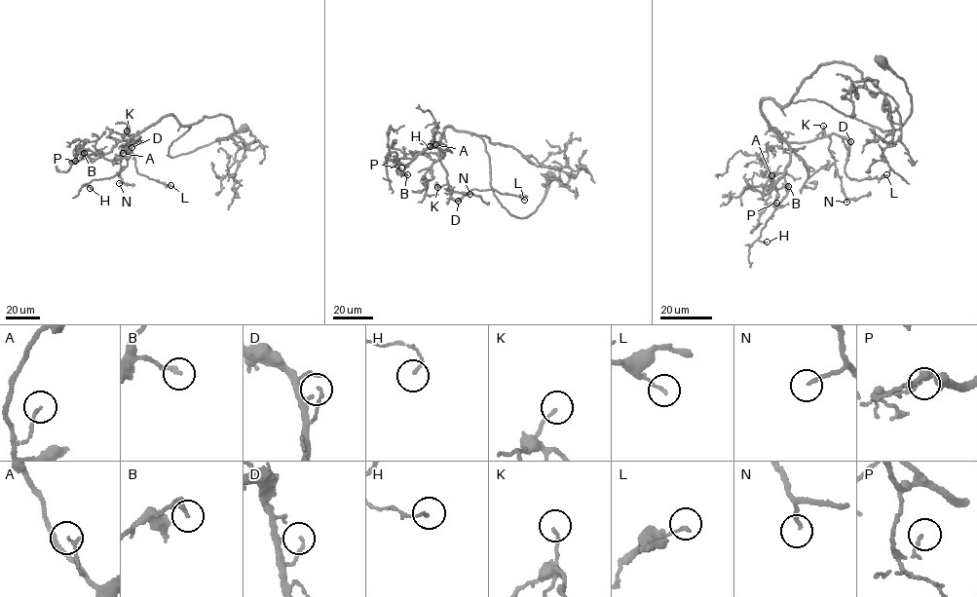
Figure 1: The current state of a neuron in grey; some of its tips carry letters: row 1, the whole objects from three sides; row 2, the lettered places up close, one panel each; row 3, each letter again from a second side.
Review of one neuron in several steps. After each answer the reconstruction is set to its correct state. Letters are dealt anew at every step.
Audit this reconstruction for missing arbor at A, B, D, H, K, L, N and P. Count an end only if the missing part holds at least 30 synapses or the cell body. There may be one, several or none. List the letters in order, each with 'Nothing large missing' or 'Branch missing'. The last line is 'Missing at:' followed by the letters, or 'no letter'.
A: Nothing large missing
B: Nothing large missing
D: Nothing large missing
H: Nothing large missing
K: Nothing large missing
L: Nothing large missing
N: Nothing large missing
P: Nothing large missing
Missing at: no letter

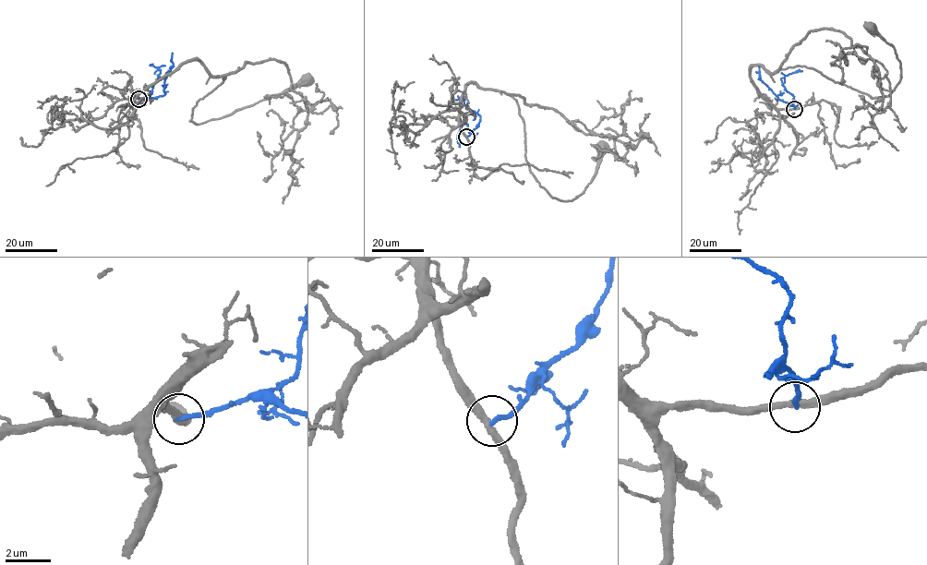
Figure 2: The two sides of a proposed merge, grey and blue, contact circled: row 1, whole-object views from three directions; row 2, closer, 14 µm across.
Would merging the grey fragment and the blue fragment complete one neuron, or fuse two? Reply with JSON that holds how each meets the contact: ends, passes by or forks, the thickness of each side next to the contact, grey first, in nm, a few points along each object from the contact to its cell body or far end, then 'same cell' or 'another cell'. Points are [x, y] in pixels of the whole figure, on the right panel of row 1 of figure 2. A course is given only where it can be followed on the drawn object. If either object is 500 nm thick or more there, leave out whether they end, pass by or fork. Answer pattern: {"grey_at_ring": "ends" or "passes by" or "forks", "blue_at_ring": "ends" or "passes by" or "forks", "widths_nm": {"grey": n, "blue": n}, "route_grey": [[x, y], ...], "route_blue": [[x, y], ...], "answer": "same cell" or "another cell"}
{"grey_at_ring": "passes by", "blue_at_ring": "ends", "widths_nm": {"grey": 300, "blue": 200}, "route_grey": [[794, 109], [763, 99], [751, 67], [804, 66], [872, 98], [888, 95], [901, 66], [872, 29]], "route_blue": [[794, 109], [793, 105], [777, 99], [763, 82], [758, 64]], "answer": "another cell"}

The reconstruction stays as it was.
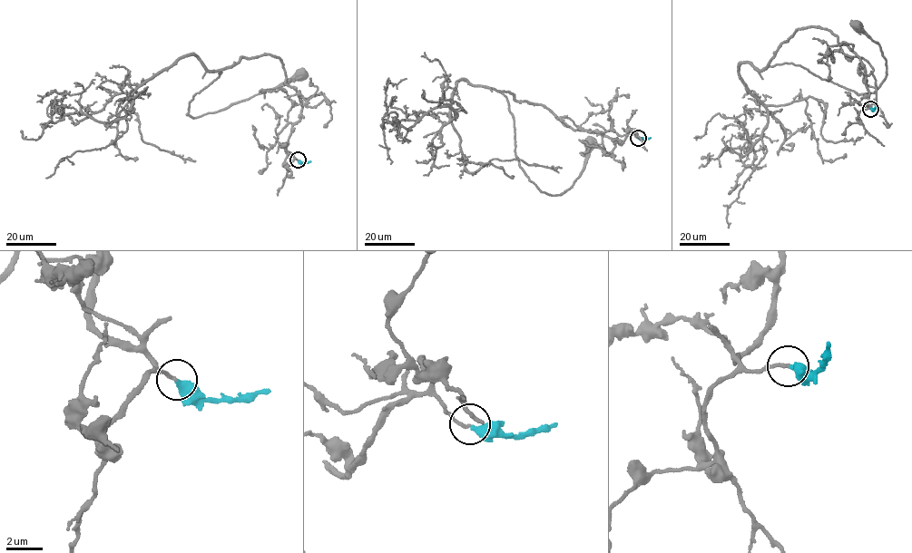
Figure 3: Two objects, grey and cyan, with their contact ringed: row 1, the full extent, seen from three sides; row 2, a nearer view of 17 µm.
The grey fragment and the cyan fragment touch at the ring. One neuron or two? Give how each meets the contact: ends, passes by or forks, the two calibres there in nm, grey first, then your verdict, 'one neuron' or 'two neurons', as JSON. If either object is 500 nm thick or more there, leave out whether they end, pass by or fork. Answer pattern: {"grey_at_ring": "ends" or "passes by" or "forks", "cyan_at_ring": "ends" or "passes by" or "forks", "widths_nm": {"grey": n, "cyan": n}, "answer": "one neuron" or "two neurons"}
{"grey_at_ring": "ends", "cyan_at_ring": "ends", "widths_nm": {"grey": 180, "cyan": 400}, "answer": "one neuron"}

